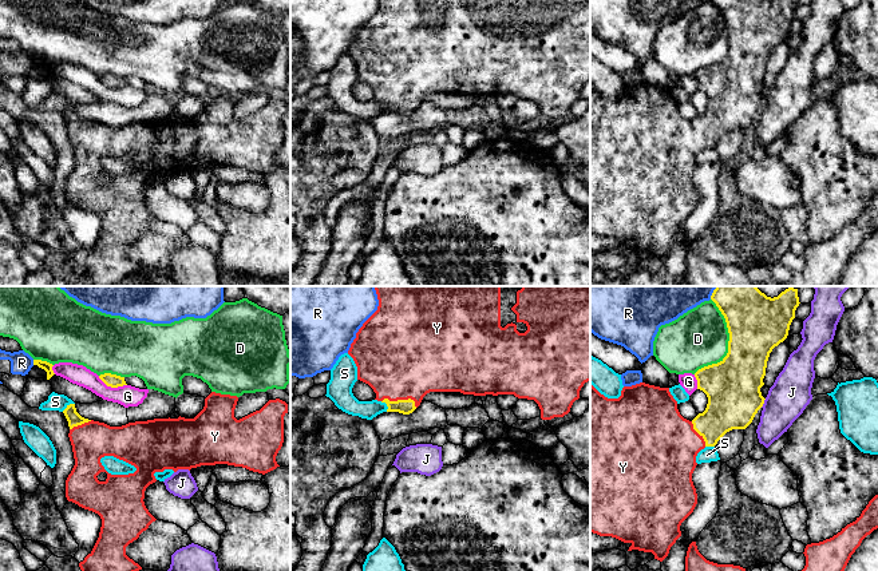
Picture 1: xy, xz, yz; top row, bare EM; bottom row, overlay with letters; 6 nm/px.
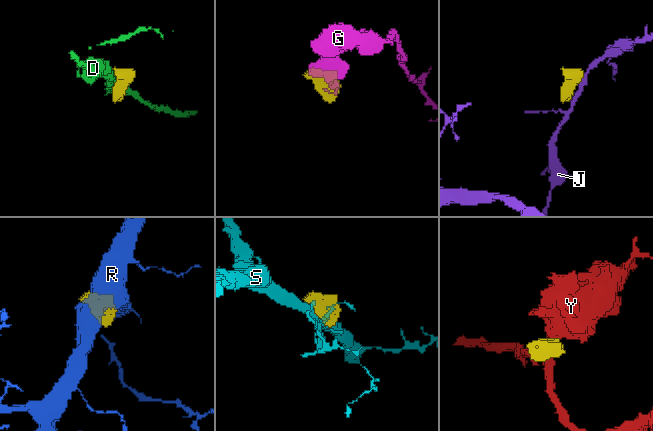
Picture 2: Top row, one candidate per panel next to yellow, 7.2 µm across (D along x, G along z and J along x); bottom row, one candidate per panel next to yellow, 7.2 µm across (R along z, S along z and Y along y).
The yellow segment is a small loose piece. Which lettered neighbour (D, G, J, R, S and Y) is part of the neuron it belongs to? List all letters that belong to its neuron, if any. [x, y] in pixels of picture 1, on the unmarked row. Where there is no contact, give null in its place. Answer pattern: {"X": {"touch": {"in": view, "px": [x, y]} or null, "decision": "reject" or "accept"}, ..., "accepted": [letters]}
{"D": {"touch": {"in": "yz", "px": [728, 44]}, "decision": "reject"}, "G": {"touch": {"in": "xy", "px": [113, 87]}, "decision": "reject"}, "J": {"touch": {"in": "yz", "px": [763, 103]}, "decision": "reject"}, "R": {"touch": {"in": "xy", "px": [34, 63]}, "decision": "reject"}, "S": {"touch": {"in": "xy", "px": [67, 106]}, "decision": "reject"}, "Y": {"touch": {"in": "xz", "px": [400, 100]}, "decision": "accept"}, "accepted": ["Y"]}

